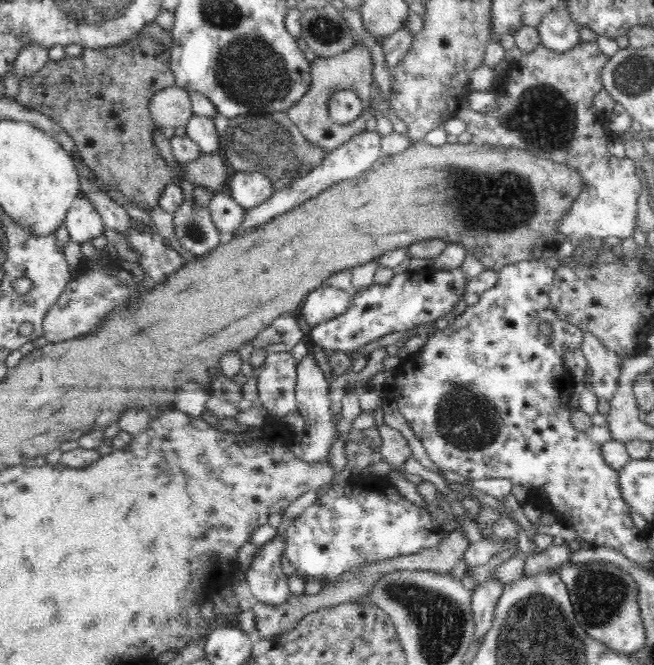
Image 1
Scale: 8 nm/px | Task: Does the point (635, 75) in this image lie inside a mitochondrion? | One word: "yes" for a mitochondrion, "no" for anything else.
yes

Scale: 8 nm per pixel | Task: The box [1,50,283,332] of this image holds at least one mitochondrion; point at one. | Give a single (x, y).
(239, 144)

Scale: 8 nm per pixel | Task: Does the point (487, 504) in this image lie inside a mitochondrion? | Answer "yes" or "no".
no

